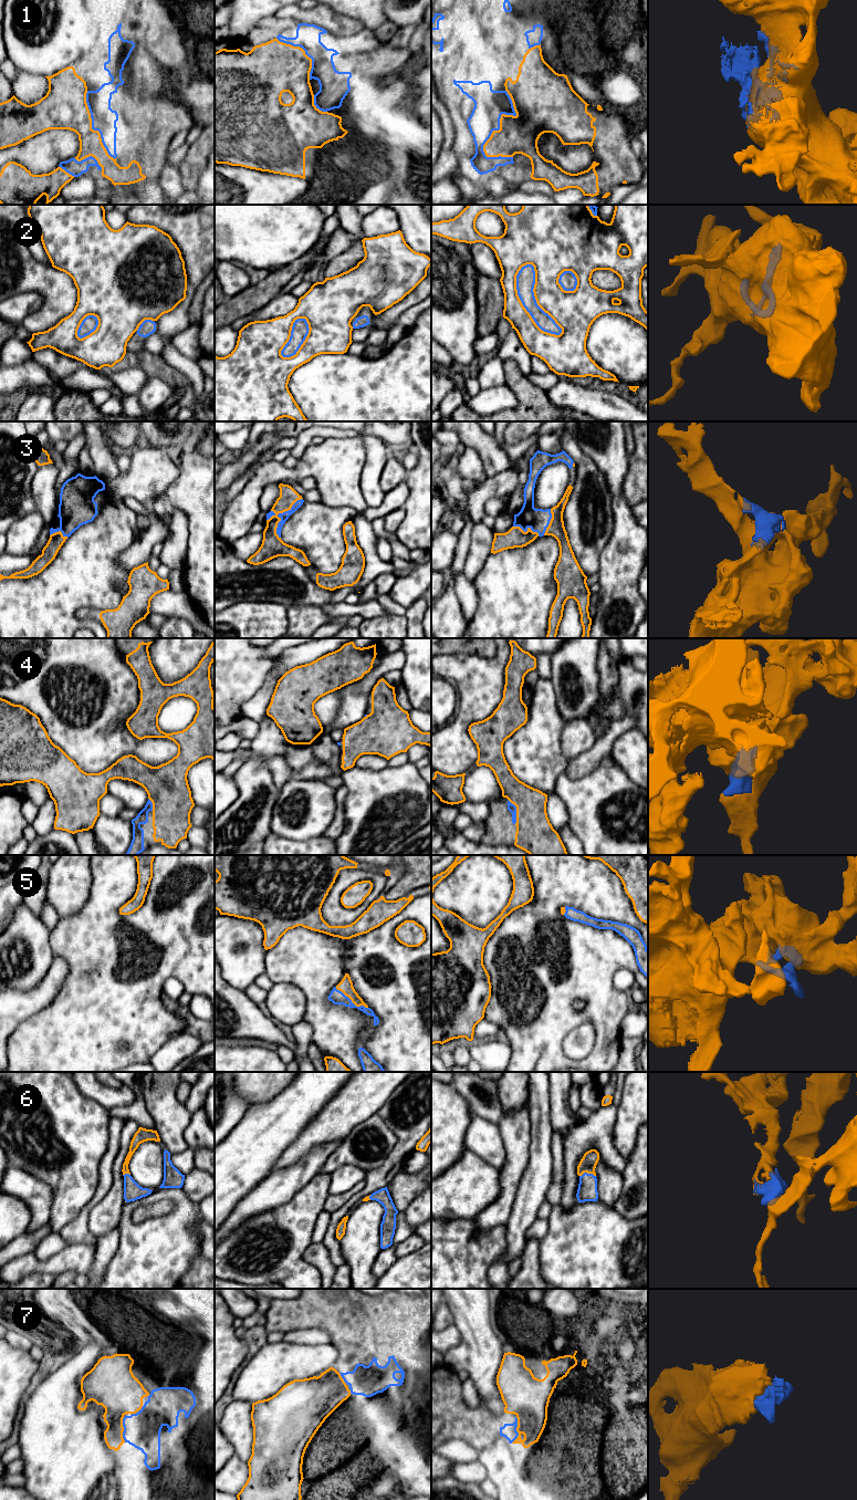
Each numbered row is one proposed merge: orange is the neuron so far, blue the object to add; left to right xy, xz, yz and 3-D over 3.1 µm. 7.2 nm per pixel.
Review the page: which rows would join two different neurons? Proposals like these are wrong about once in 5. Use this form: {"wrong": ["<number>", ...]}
{"wrong": ["2"]}

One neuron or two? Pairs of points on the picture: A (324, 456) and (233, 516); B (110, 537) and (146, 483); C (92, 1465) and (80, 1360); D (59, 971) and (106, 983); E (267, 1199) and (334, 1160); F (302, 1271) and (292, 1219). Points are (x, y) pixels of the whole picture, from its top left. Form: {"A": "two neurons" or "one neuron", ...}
{"A": "one neuron", "B": "two neurons", "C": "one neuron", "D": "two neurons", "E": "two neurons", "F": "one neuron"}

